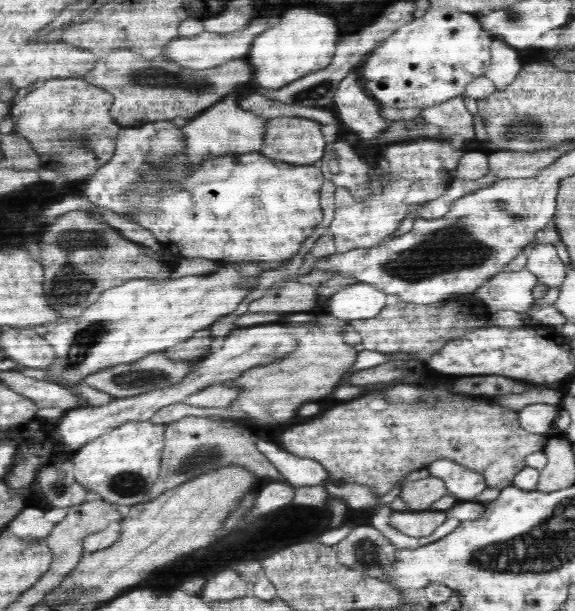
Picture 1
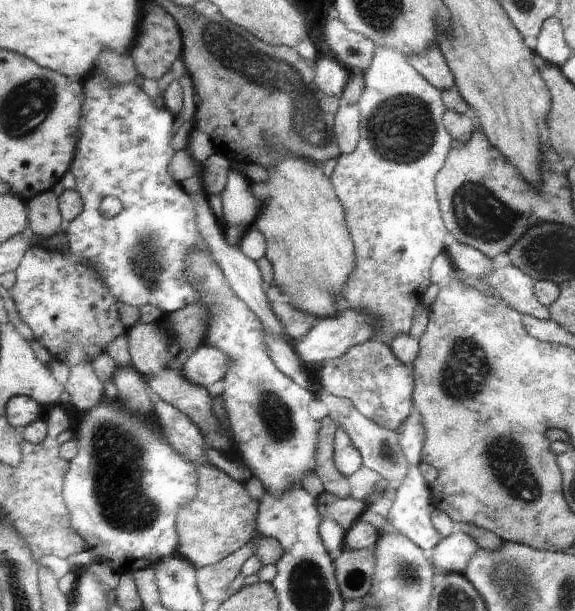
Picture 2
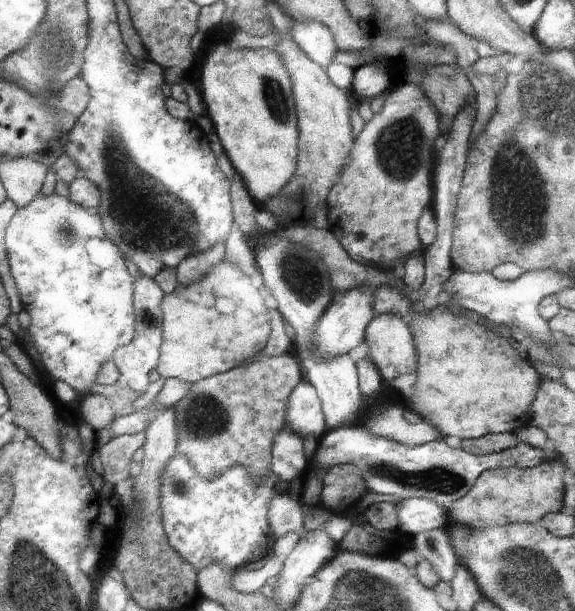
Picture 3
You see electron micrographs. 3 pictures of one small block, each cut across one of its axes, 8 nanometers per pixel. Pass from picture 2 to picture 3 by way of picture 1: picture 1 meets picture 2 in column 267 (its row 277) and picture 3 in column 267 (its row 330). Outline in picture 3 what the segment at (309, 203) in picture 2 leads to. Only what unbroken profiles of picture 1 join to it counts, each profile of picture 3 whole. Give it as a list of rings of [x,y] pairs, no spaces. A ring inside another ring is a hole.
[[[218,40],[204,58],[200,82],[214,130],[252,198],[262,202],[278,194],[294,174],[300,142],[292,82],[282,58],[276,52],[260,56],[248,48],[232,48],[228,40]]]

